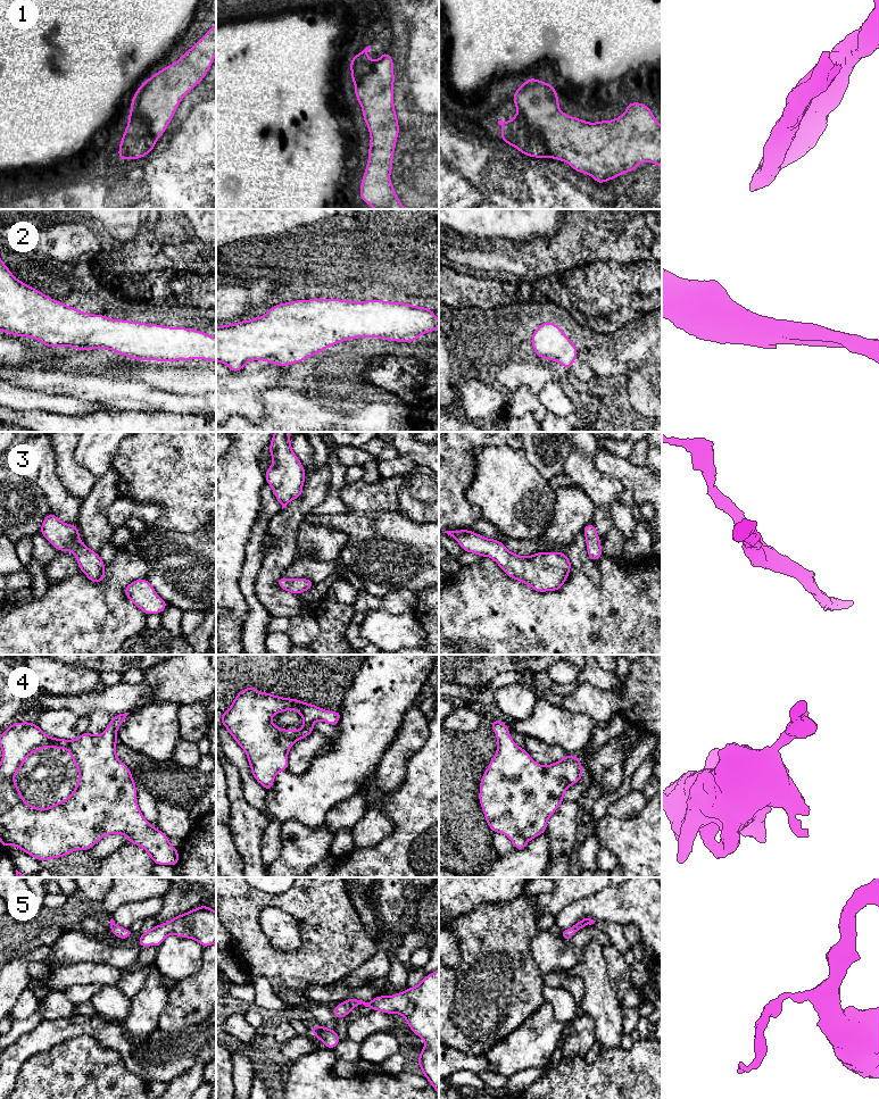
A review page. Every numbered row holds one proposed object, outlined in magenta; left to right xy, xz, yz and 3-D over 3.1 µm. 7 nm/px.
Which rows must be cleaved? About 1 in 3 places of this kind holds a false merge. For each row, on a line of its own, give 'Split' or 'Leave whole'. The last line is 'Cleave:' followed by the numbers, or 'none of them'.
1: Split
2: Leave whole
3: Leave whole
4: Leave whole
5: Leave whole
Cleave: 1

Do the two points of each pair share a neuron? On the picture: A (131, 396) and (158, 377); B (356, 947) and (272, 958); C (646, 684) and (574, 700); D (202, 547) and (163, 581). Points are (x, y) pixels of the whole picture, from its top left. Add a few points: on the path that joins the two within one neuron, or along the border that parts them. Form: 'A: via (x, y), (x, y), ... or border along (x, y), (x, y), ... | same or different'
A: border along (133, 380), (168, 390), (173, 393) | different
B: via (336, 951), (331, 951), (322, 960), (292, 960) | same
C: via (628, 698), (622, 700), (593, 700) | same
D: via (192, 557), (181, 568), (173, 572) | same

